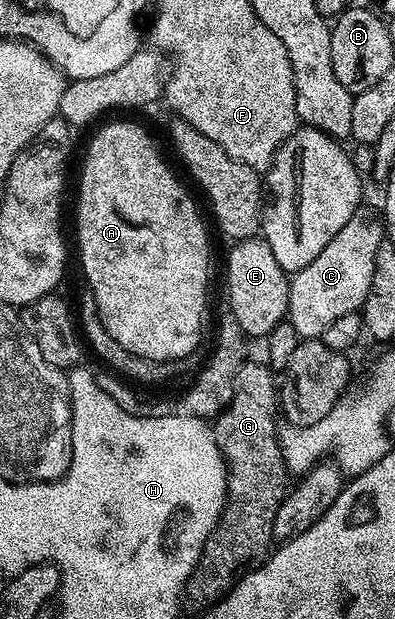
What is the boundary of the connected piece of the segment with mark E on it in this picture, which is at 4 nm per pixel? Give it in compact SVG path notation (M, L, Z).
M261 238L239 240L226 256L226 296L230 299L229 315L247 337L265 338L277 324L287 319L290 276L276 262L272 246Z

